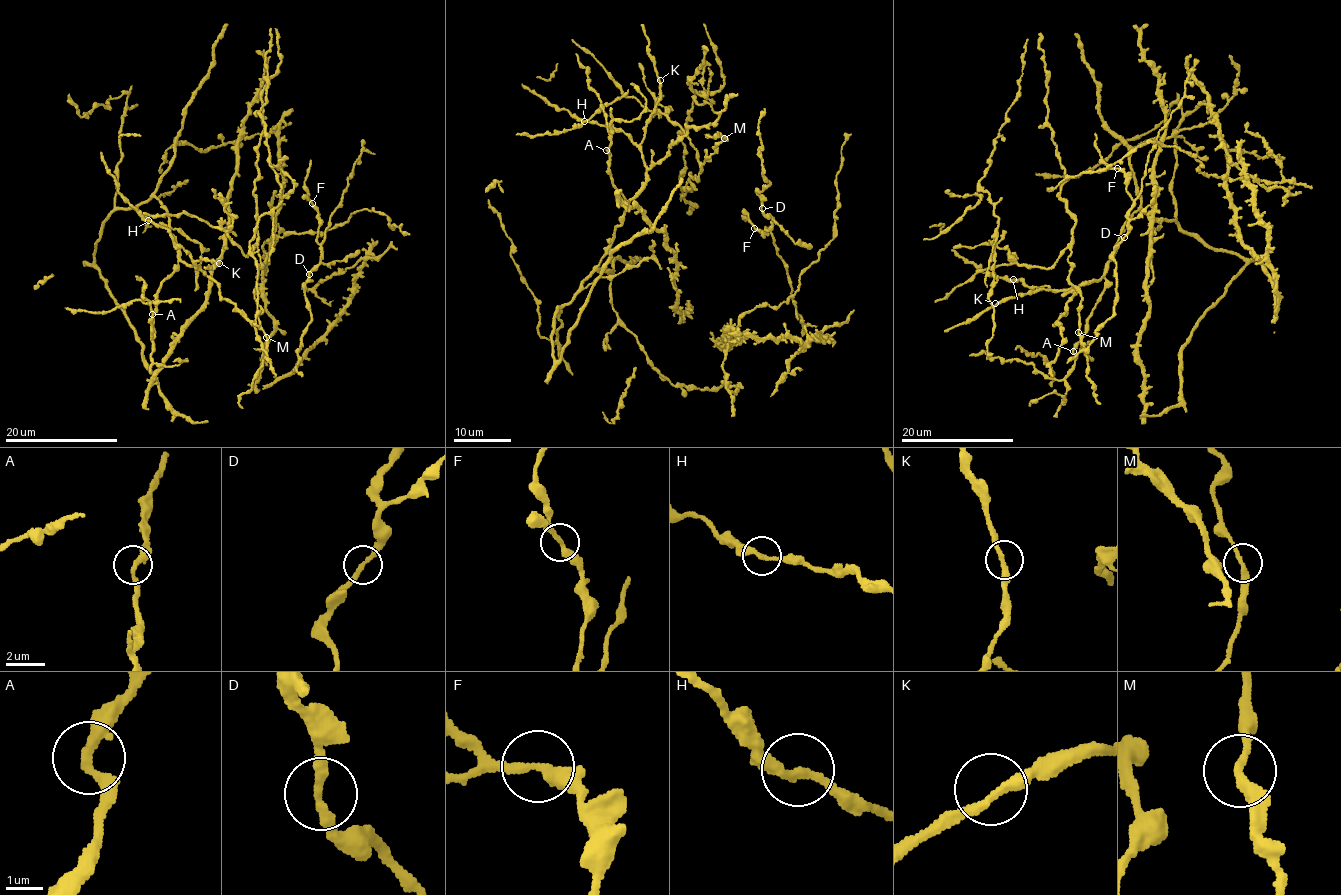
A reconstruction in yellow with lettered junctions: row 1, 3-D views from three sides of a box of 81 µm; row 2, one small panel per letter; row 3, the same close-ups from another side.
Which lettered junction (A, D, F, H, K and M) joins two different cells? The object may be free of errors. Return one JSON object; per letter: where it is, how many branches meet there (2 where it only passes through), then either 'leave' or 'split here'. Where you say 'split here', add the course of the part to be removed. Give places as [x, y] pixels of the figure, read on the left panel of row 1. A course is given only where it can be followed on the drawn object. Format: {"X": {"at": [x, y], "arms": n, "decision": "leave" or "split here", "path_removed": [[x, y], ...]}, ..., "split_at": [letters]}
{"A": {"at": [152, 314], "arms": 2, "decision": "leave"}, "D": {"at": [309, 274], "arms": 2, "decision": "leave"}, "F": {"at": [312, 203], "arms": 2, "decision": "leave"}, "H": {"at": [148, 220], "arms": 2, "decision": "leave"}, "K": {"at": [219, 263], "arms": 2, "decision": "leave"}, "M": {"at": [266, 337], "arms": 2, "decision": "leave"}, "split_at": []}

